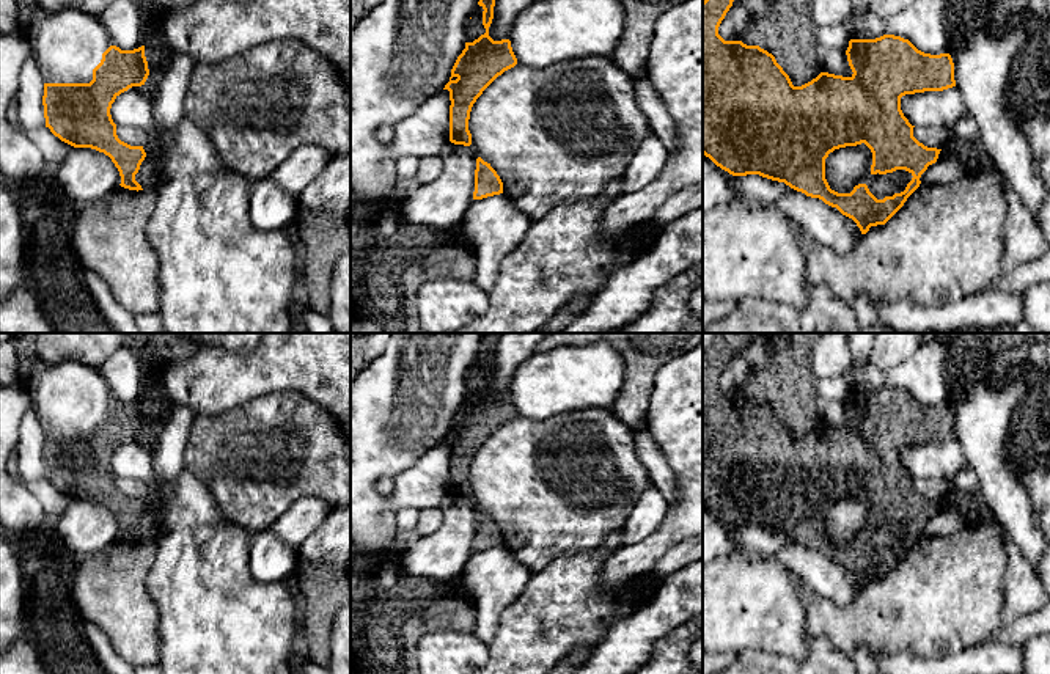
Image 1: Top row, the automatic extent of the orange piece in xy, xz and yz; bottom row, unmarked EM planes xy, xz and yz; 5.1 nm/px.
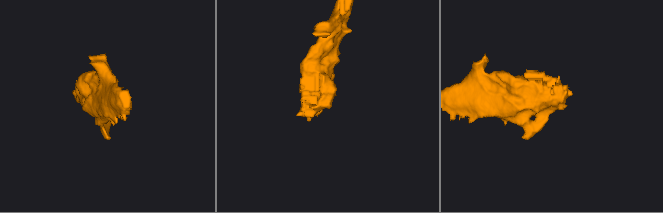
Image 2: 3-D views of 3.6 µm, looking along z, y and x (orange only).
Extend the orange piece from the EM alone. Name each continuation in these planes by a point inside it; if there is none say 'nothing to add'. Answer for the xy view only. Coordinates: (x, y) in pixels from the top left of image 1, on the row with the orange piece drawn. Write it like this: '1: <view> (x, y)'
1: xy (66, 46)

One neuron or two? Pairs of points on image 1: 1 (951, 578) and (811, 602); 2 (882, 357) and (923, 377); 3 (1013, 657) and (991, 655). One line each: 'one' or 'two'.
1: one
2: two
3: one

